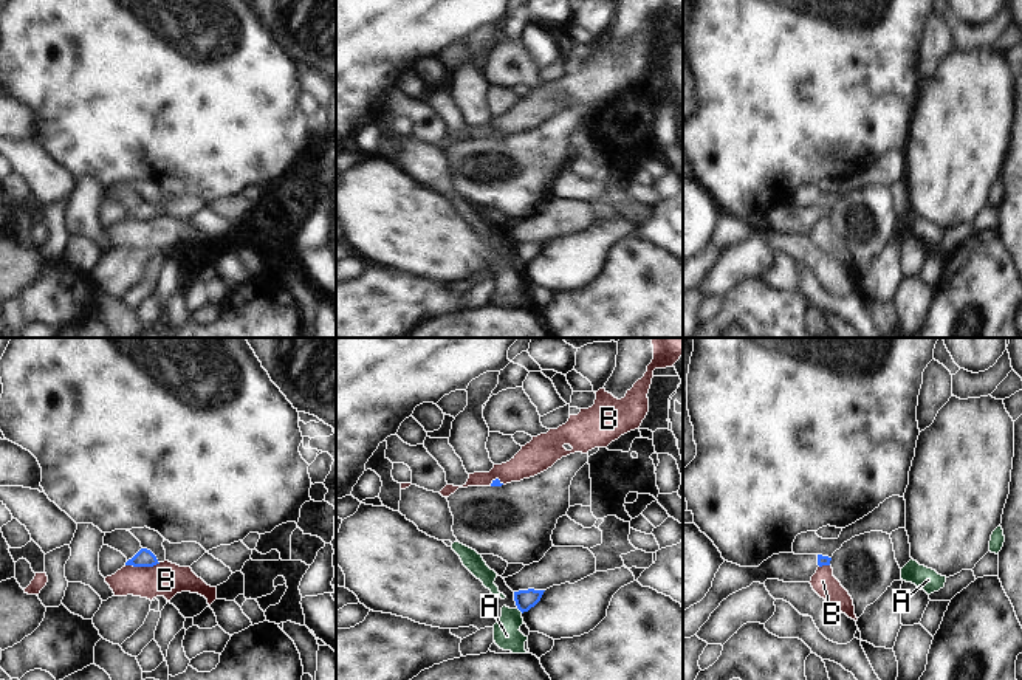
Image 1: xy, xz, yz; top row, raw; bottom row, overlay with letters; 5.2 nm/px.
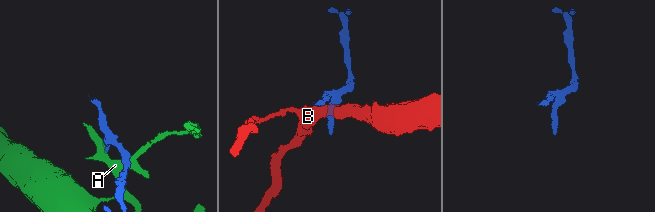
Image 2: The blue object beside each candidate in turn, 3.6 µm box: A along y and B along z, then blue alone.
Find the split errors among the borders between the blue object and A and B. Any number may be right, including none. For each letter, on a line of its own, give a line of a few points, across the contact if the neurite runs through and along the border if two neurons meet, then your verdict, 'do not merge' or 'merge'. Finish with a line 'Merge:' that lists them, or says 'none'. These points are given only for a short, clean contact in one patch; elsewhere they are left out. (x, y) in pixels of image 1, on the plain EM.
A: do not merge
B: line xy (160, 216), (152, 219), (126, 219); do not merge
Merge: none

